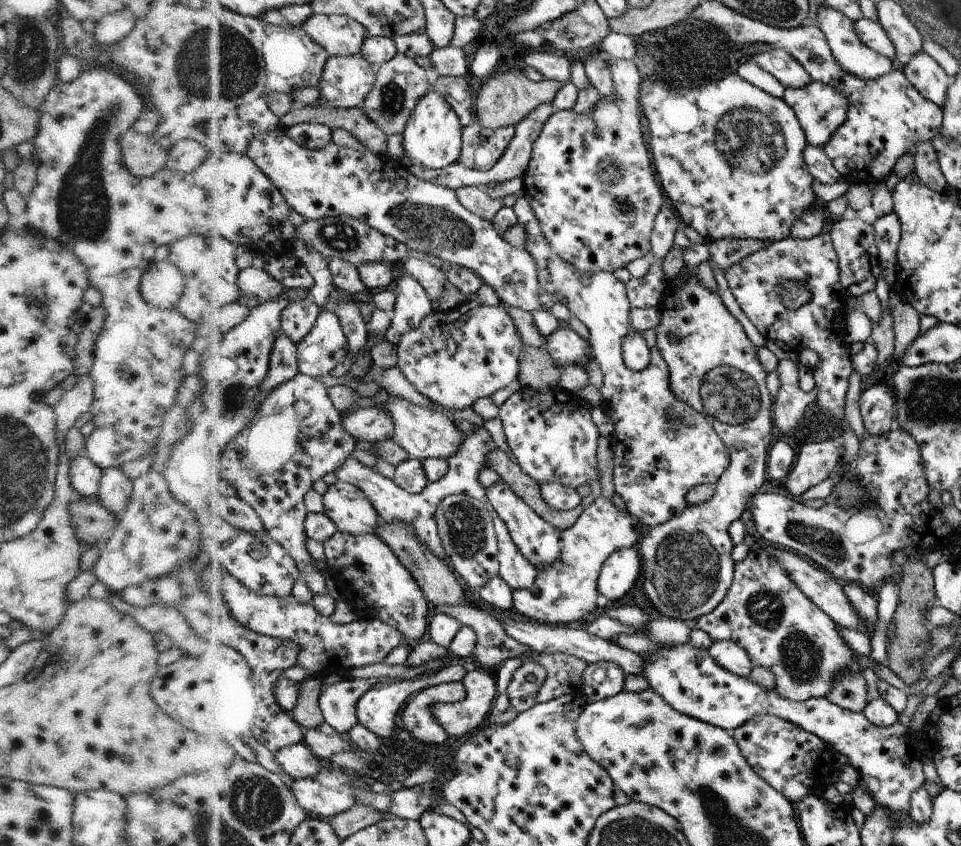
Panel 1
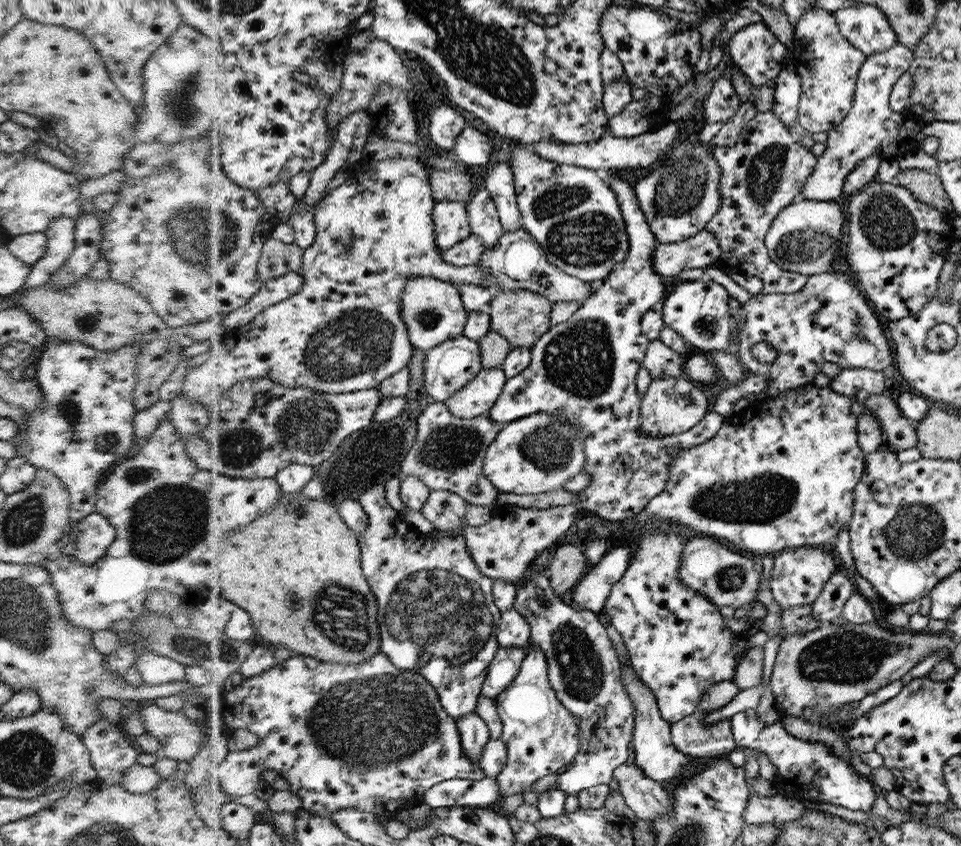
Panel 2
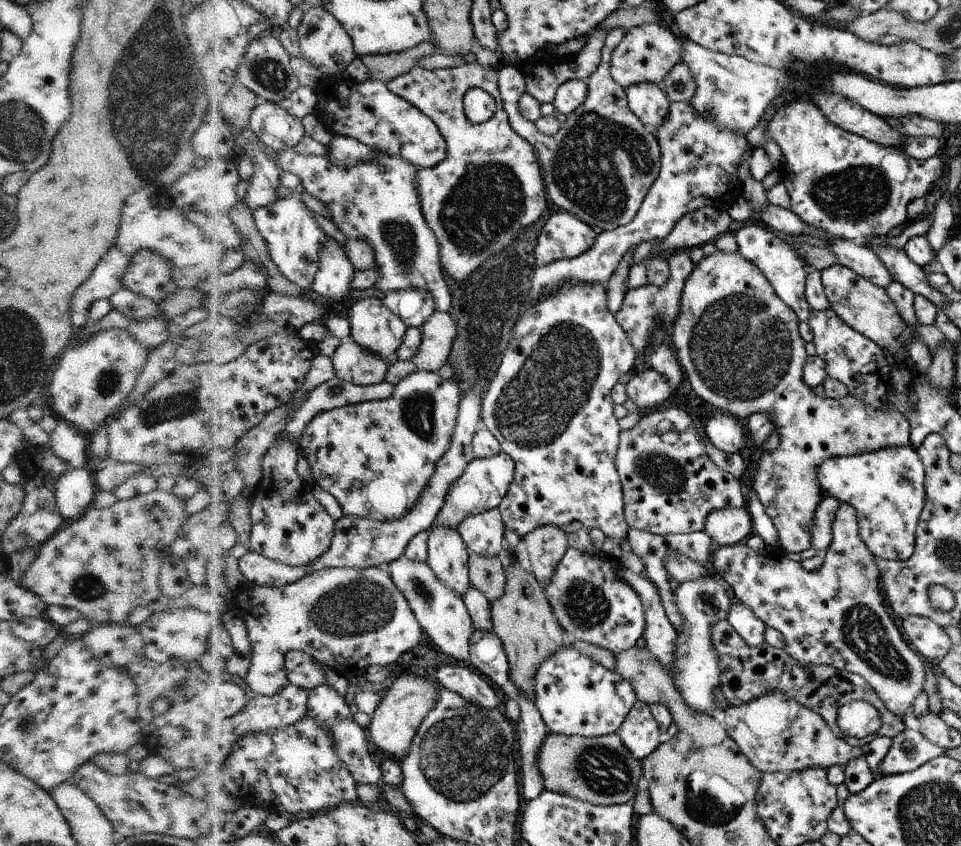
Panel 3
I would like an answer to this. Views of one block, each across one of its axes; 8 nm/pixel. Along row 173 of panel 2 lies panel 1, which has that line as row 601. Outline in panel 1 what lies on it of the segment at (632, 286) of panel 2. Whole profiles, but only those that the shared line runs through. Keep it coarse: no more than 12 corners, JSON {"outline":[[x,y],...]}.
{"outline":[[637,547],[618,550],[604,564],[598,591],[620,601],[642,573]]}

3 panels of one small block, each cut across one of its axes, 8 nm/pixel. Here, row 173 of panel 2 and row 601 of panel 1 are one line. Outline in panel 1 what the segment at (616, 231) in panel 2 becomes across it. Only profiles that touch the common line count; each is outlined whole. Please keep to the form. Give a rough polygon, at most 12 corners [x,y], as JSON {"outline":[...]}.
{"outline":[[598,494],[560,532],[560,558],[513,590],[519,614],[582,622],[598,577],[642,524]]}

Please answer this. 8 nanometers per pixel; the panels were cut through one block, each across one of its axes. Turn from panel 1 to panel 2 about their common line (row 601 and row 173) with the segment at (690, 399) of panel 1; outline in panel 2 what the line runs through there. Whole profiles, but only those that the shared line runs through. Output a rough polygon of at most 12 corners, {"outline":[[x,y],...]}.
{"outline":[[684,134],[634,187],[659,243],[722,205],[711,146]]}

